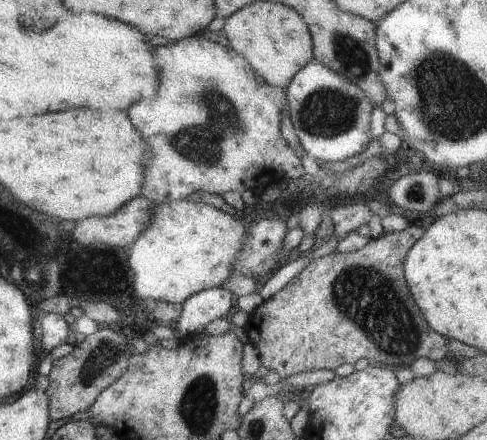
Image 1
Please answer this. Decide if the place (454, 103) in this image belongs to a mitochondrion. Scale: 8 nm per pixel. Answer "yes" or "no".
yes

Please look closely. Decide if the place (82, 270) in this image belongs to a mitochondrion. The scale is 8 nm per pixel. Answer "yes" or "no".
no

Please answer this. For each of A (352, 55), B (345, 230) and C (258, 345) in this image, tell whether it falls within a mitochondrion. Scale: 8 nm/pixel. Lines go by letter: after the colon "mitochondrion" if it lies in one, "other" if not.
A: mitochondrion
B: other
C: other

